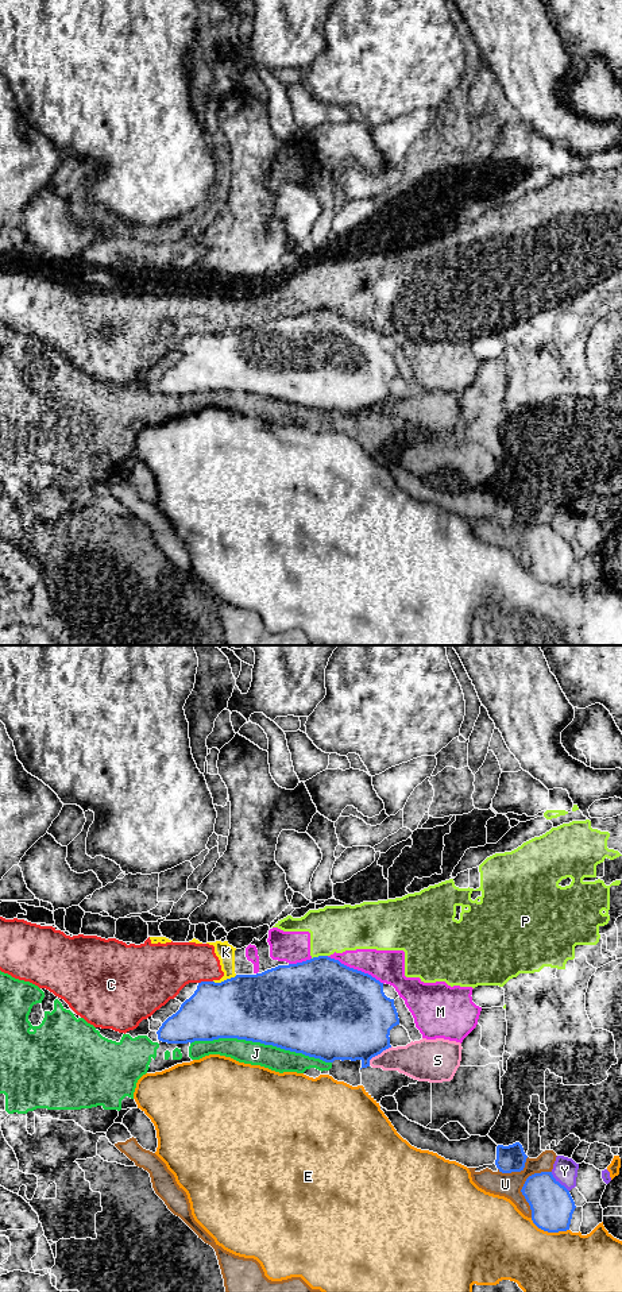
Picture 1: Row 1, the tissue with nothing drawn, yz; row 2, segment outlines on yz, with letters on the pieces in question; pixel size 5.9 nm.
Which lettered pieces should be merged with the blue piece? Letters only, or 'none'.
none

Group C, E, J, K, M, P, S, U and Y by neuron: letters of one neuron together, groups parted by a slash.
C K M P / E / J S / U / Y

